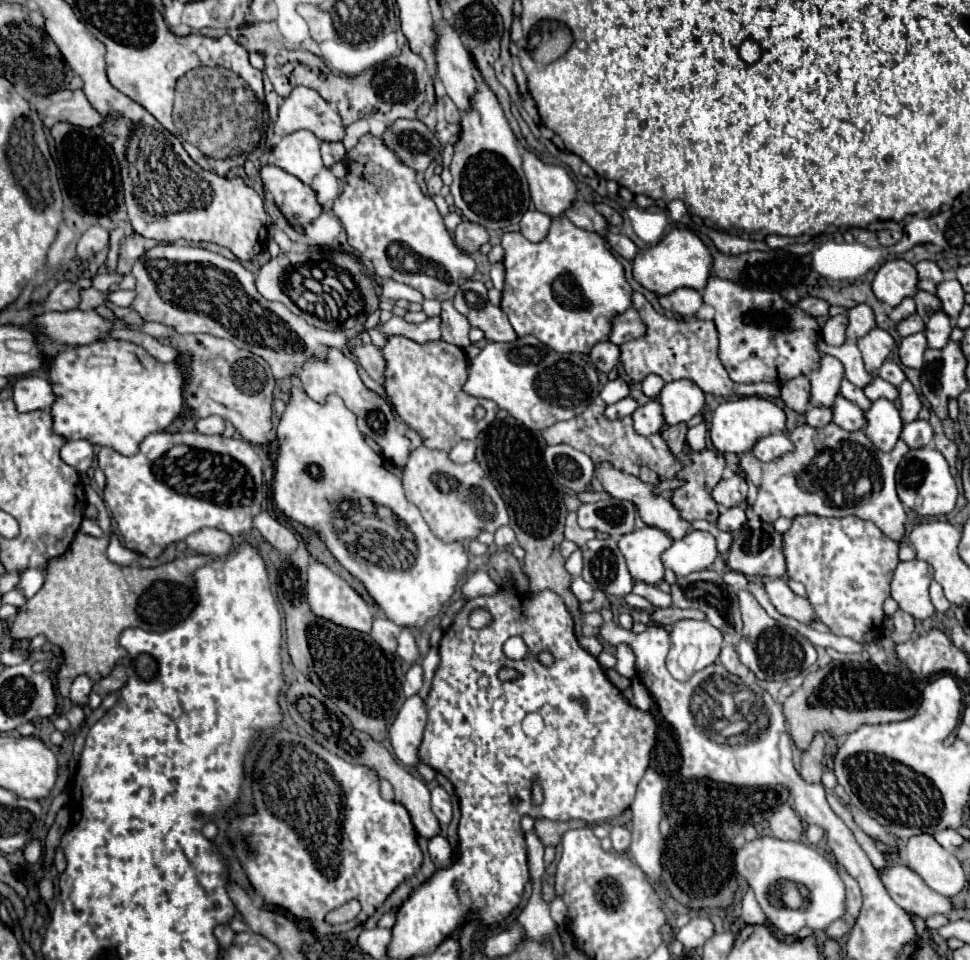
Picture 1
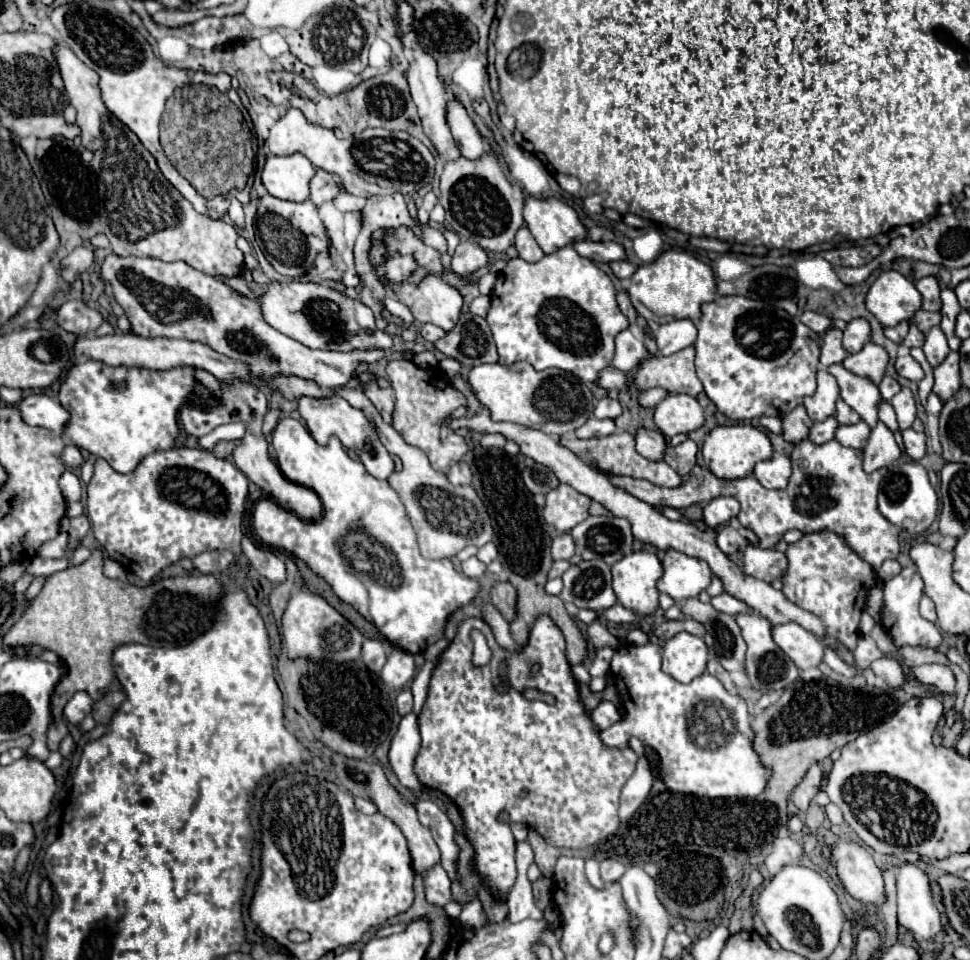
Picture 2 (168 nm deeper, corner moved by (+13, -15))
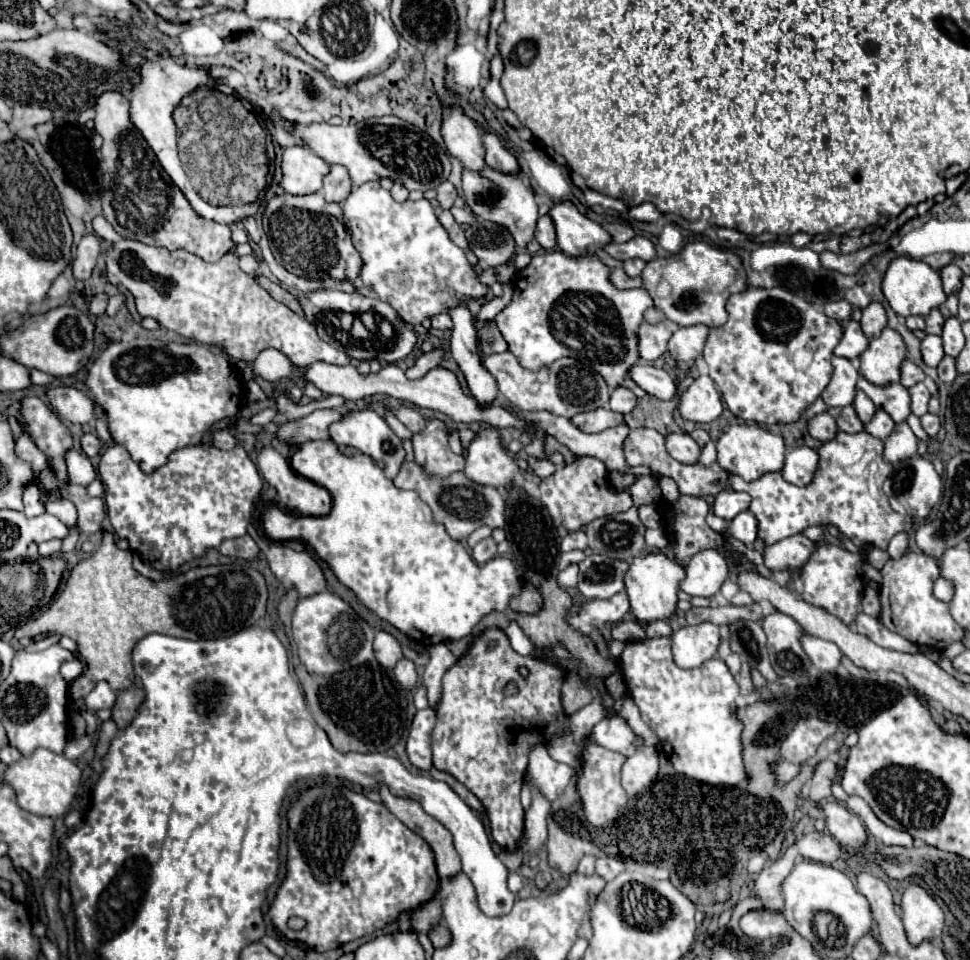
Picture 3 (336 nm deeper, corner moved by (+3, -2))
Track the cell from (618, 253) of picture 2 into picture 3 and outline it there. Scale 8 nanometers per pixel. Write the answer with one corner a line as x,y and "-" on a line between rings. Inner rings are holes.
633,237
631,241
627,243
609,243
605,247
605,251
615,257
615,259
643,259
643,261
649,261
649,259
657,259
657,251
655,251
655,245
647,239
647,237

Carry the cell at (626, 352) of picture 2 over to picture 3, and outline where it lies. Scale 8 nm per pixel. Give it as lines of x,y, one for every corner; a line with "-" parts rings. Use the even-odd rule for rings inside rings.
661,321
657,325
643,323
639,329
639,355
645,361
655,361
667,351
667,341
669,341
671,331
667,325

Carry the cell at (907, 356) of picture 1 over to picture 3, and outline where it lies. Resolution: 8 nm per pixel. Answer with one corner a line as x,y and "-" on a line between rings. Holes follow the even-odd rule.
927,335
927,337
921,341
921,355
923,355
923,361
925,361
927,365
937,367
939,361
945,357
941,337
937,337
937,335

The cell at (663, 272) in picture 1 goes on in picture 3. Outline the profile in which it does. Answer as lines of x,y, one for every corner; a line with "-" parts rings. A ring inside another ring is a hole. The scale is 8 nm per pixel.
693,241
685,245
677,255
649,261
641,277
645,289
655,301
655,307
663,311
665,319
677,323
679,327
721,327
721,323
725,323
727,319
725,303
729,295
745,291
749,287
745,267
733,251
715,249
703,241

